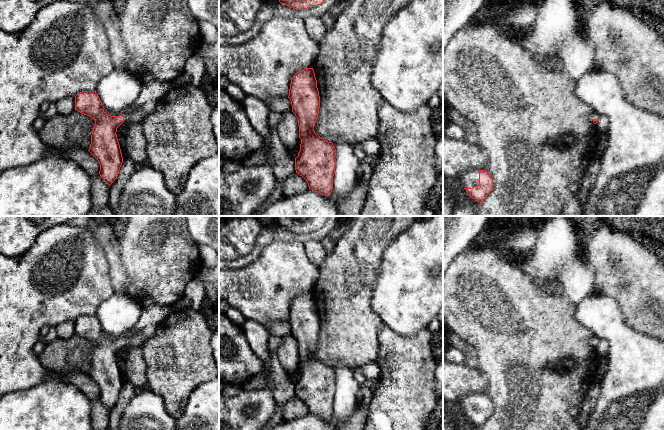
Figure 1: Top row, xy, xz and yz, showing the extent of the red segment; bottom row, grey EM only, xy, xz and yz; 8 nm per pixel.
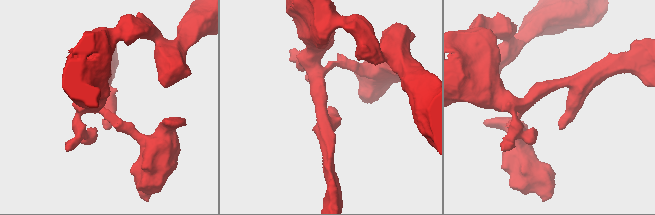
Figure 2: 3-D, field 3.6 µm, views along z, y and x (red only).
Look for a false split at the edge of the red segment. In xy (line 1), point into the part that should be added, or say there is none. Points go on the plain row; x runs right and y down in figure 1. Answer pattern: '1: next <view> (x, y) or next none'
1: next xy (138, 340)

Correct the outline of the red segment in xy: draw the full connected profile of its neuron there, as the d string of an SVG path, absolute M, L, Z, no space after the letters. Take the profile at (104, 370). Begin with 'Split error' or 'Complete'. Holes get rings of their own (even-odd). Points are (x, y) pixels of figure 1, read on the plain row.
Split error. M82 315L75 320L75 334L95 344L91 359L89 376L100 388L100 401L109 410L115 405L123 387L117 352L123 346L142 346L152 337L157 325L148 325L139 335L130 338L110 340L104 336L104 330L96 315Z

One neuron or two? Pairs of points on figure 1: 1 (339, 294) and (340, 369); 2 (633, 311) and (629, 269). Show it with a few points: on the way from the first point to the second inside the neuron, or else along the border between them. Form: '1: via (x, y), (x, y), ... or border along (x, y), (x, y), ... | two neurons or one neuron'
1: border along (332, 366), (345, 364), (352, 367) | two neurons
2: via (633, 301), (633, 279) | one neuron

